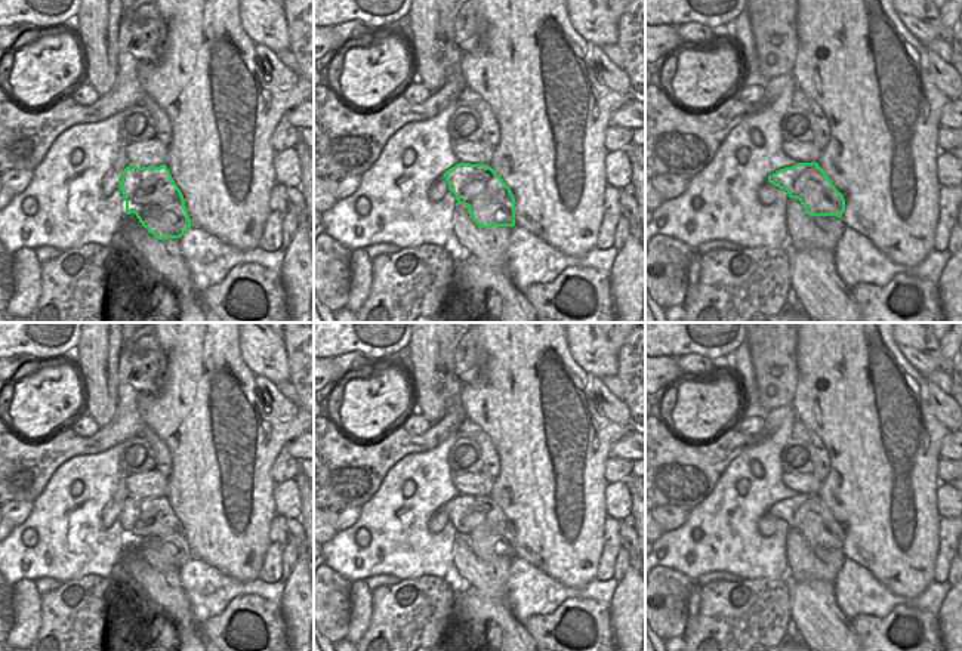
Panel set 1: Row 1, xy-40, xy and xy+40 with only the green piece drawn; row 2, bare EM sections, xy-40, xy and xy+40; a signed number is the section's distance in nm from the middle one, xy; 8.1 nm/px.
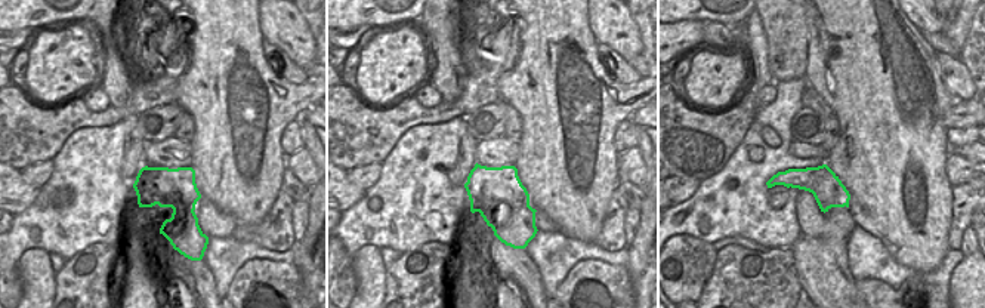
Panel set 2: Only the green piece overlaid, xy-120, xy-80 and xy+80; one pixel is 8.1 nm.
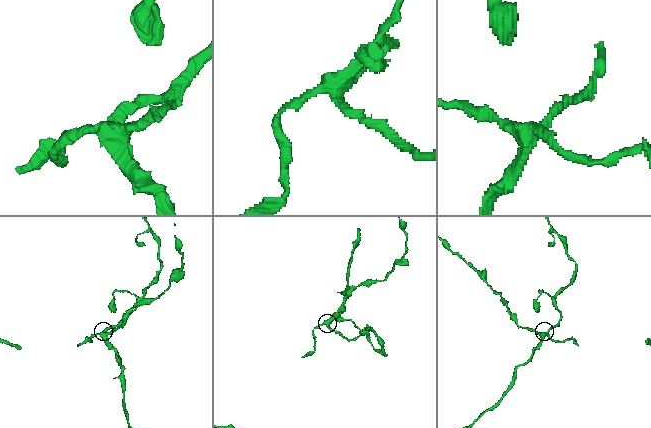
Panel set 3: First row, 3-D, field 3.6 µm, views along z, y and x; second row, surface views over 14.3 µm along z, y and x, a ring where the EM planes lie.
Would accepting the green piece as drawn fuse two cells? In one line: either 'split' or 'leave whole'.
split

